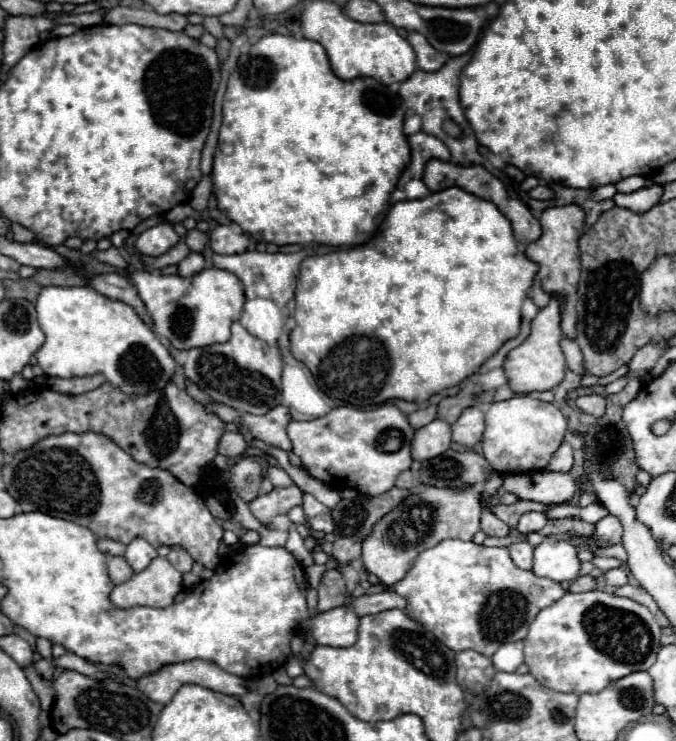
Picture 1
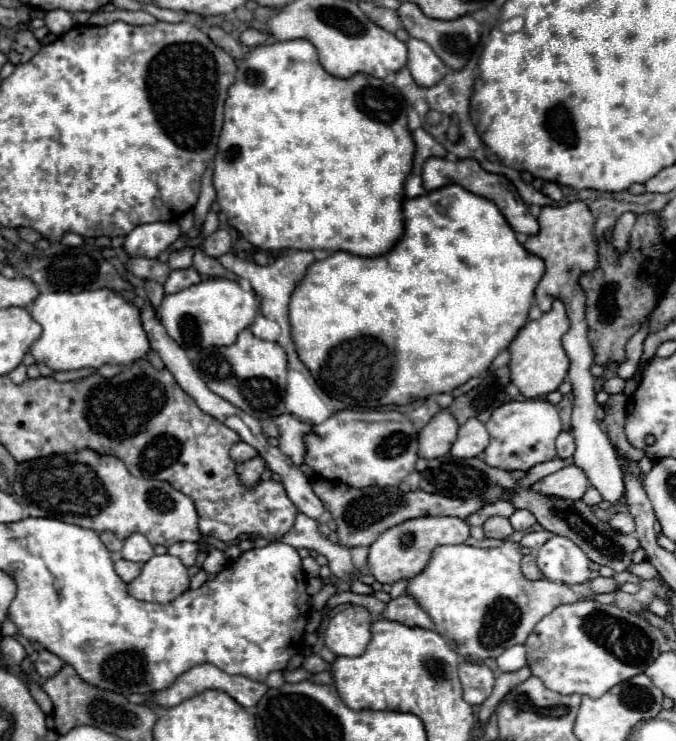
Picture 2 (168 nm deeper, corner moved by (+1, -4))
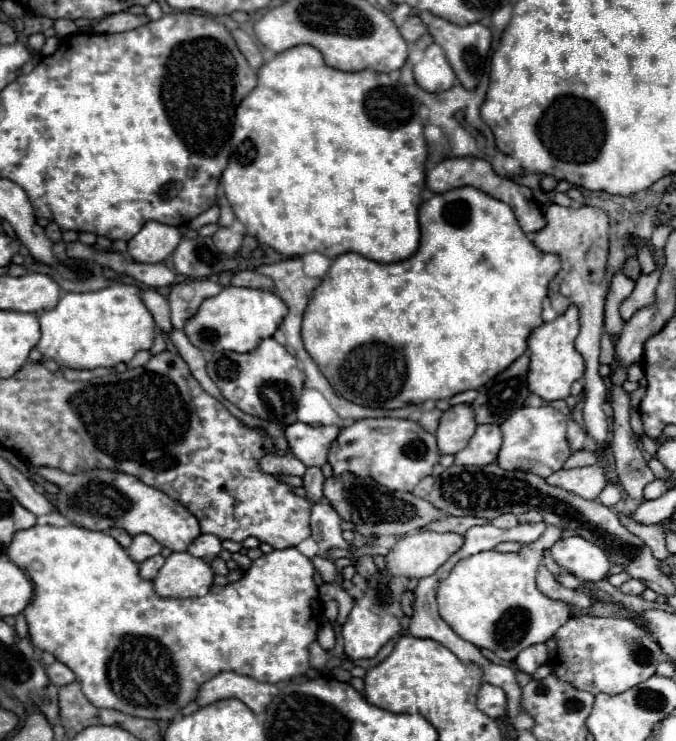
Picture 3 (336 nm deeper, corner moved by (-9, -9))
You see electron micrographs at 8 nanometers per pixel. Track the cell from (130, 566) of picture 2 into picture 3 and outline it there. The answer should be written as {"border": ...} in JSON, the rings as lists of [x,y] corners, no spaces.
{"border":[[[156,555],[156,557],[150,557],[150,559],[142,561],[142,563],[138,565],[138,567],[140,567],[140,577],[146,579],[146,581],[152,581],[162,565],[164,565],[164,557],[162,557],[162,555]]]}

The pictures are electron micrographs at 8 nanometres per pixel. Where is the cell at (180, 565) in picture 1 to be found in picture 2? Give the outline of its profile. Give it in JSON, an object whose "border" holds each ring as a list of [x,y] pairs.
{"border":[[[178,542],[178,544],[174,544],[174,546],[168,548],[168,554],[178,556],[186,566],[192,566],[196,562],[200,546],[202,546],[200,542]]]}

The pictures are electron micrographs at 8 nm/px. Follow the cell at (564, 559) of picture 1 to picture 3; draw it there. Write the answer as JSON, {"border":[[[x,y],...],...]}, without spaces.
{"border":[[[578,535],[556,541],[550,549],[550,555],[564,571],[588,583],[604,579],[610,569],[606,553]]]}

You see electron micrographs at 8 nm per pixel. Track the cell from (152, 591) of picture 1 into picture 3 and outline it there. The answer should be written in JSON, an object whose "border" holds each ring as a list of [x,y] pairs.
{"border":[[[172,553],[152,583],[158,597],[180,599],[206,595],[212,579],[214,573],[206,561],[188,553]]]}

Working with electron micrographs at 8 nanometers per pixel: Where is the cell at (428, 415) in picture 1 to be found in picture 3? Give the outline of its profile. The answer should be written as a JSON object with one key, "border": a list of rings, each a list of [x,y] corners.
{"border":[[[432,409],[432,411],[422,413],[422,417],[418,419],[418,423],[420,423],[424,429],[428,429],[428,433],[434,433],[436,427],[438,427],[440,417],[442,417],[442,411],[440,411],[440,409]]]}

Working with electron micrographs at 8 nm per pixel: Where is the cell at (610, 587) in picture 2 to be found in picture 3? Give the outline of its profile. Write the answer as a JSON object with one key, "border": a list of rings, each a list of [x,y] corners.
{"border":[[[628,579],[628,581],[620,587],[620,591],[626,593],[626,595],[640,595],[644,589],[646,589],[646,585],[644,585],[642,581],[638,581],[638,579]]]}

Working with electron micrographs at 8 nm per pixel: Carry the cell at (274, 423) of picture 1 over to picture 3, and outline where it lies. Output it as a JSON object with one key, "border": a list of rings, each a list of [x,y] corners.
{"border":[[[296,421],[286,427],[286,439],[290,443],[290,451],[306,467],[322,467],[326,463],[328,447],[338,437],[338,433],[340,433],[338,425],[312,427]]]}

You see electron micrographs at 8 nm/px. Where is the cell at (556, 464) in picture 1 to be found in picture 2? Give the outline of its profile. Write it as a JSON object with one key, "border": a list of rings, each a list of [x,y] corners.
{"border":[[[560,432],[556,438],[558,458],[570,458],[574,454],[574,438],[570,432]]]}

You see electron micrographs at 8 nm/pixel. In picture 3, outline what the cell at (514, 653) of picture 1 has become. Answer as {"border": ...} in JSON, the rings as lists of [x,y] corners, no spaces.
{"border":[[[532,645],[528,649],[524,649],[518,657],[516,657],[516,667],[528,675],[532,675],[540,665],[544,665],[548,661],[548,653],[546,653],[546,645]]]}

